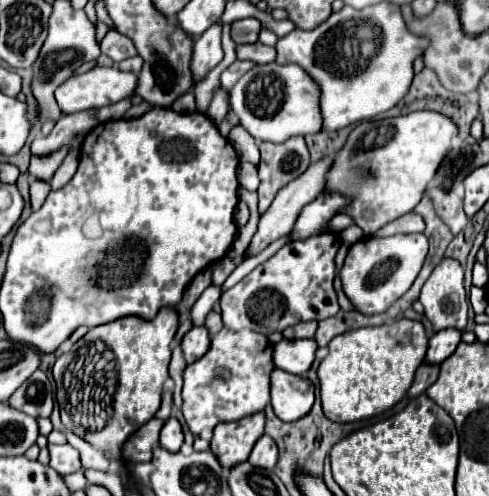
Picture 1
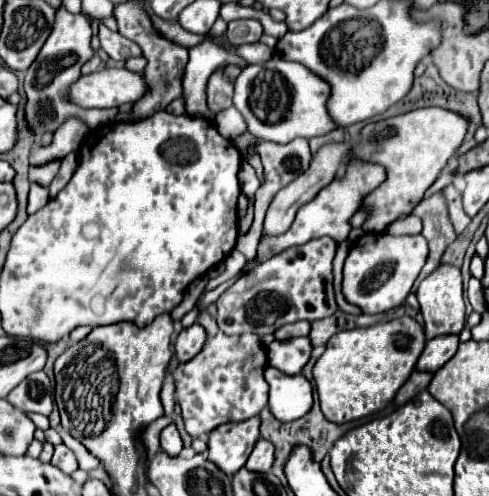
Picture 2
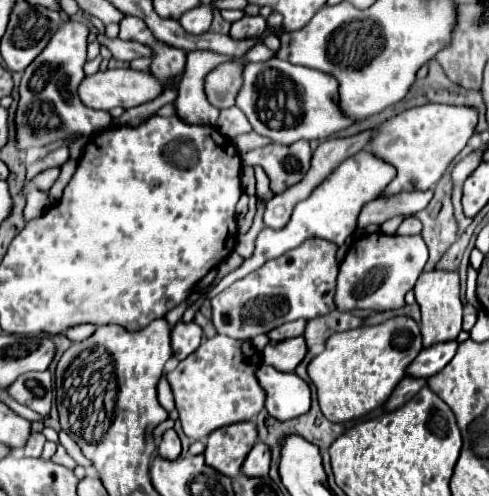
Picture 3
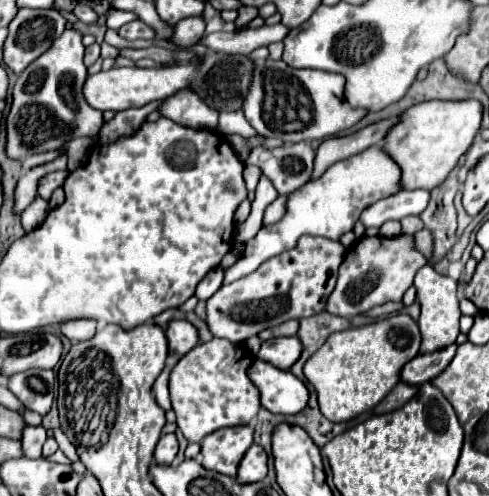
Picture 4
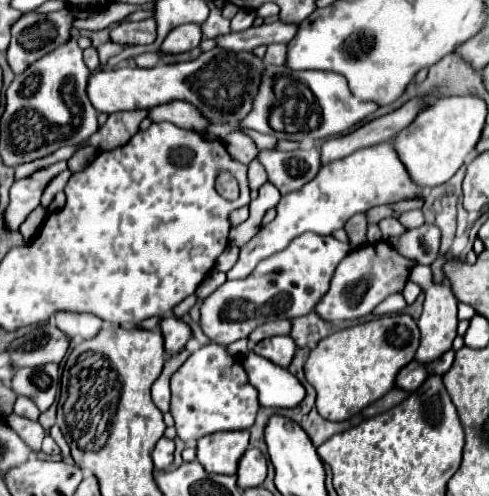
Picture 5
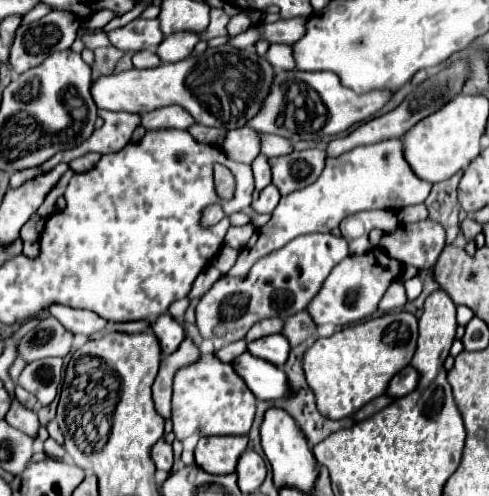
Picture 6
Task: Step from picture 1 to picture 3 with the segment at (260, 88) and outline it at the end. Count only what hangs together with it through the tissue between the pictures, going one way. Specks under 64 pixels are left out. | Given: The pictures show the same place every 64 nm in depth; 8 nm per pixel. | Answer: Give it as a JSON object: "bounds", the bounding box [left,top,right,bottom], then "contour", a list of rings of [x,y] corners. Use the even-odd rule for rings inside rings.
{"bounds":[236,56,354,144],"contour":[[[276,56],[266,62],[246,64],[244,88],[236,98],[236,106],[246,114],[254,132],[280,144],[292,144],[298,140],[324,140],[354,124],[354,120],[338,106],[338,80],[334,76],[288,64]]]}

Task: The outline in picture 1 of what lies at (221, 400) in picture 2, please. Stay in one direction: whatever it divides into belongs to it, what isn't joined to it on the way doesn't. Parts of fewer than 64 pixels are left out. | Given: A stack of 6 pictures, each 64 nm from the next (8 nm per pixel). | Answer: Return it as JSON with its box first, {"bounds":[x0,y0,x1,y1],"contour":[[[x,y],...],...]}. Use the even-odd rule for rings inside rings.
{"bounds":[182,328,272,436],"contour":[[[222,328],[210,342],[208,352],[184,368],[182,386],[182,412],[194,436],[220,422],[234,422],[256,412],[262,412],[270,402],[270,372],[272,348],[264,334],[252,330],[228,332]]]}

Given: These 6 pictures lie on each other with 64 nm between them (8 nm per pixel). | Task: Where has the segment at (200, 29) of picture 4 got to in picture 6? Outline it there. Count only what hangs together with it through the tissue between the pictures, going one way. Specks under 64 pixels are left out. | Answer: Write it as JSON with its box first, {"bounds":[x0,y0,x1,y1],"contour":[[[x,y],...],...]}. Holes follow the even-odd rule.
{"bounds":[156,32,200,62],"contour":[[[176,32],[162,40],[156,54],[162,62],[180,62],[192,54],[198,40],[200,38],[192,36],[192,32]]]}

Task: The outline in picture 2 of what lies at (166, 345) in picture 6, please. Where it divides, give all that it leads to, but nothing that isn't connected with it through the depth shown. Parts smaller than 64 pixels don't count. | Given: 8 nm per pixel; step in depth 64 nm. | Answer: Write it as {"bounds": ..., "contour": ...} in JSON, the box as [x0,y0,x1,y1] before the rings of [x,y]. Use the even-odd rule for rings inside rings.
{"bounds":[174,324,206,362],"contour":[[[192,324],[190,328],[180,330],[174,350],[176,350],[176,358],[180,362],[188,362],[192,356],[196,356],[200,352],[200,348],[206,342],[206,332],[200,324]]]}

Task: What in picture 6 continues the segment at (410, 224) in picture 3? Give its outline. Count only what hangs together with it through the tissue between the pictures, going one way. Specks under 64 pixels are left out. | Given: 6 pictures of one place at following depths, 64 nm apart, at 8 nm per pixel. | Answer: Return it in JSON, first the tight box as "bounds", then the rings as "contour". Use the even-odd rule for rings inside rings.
{"bounds":[398,204,428,222],"contour":[[[416,204],[416,206],[406,206],[398,212],[398,220],[400,222],[414,222],[414,220],[420,220],[420,218],[426,218],[428,216],[428,210],[424,204]]]}

